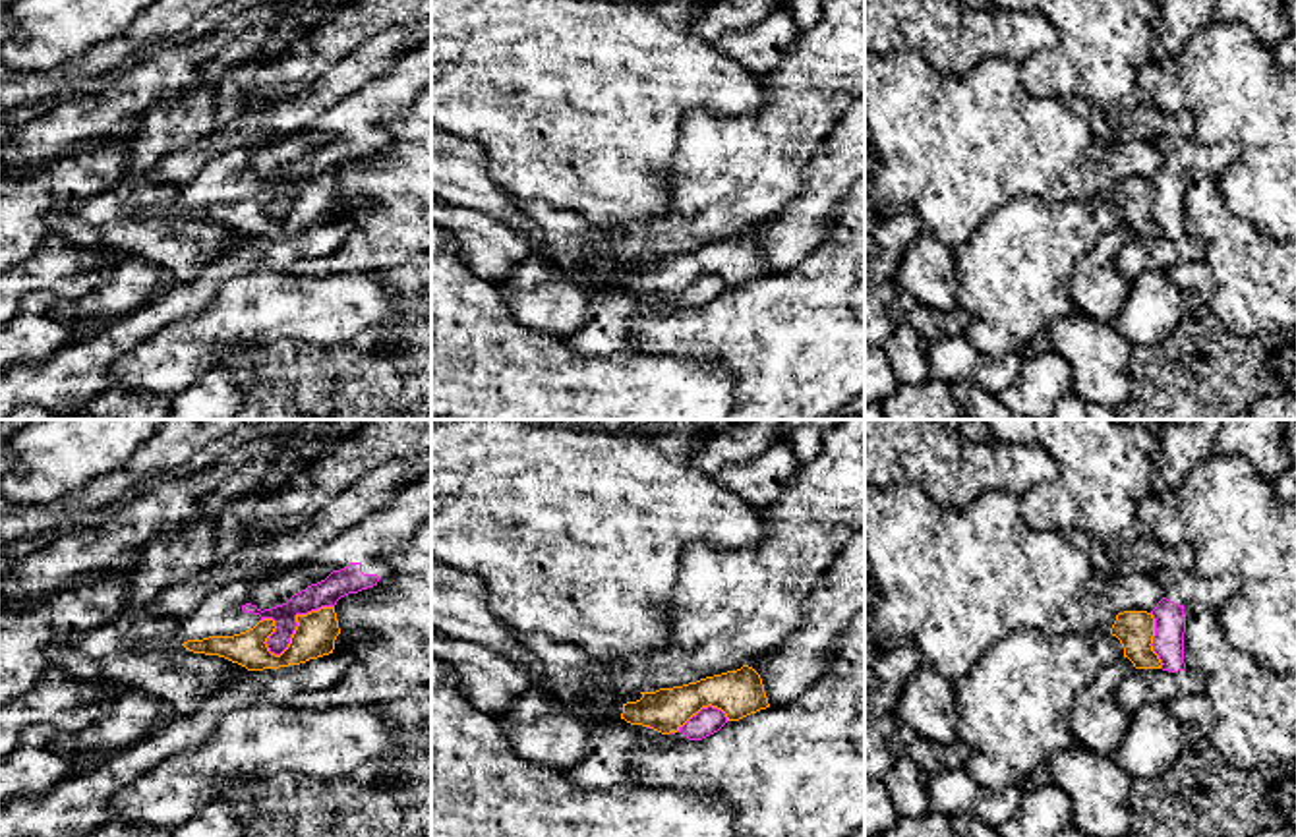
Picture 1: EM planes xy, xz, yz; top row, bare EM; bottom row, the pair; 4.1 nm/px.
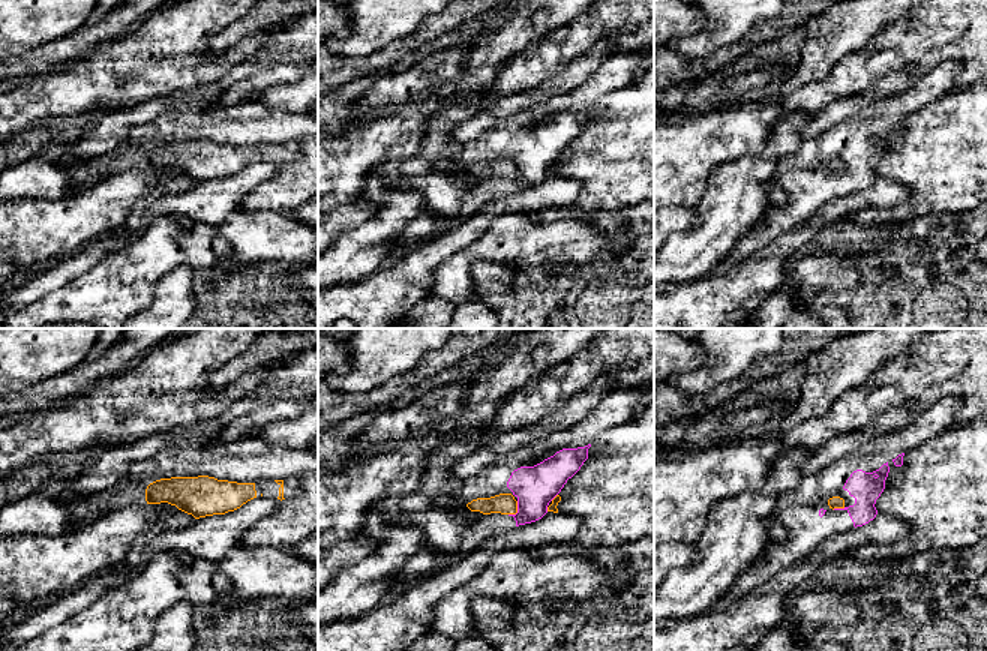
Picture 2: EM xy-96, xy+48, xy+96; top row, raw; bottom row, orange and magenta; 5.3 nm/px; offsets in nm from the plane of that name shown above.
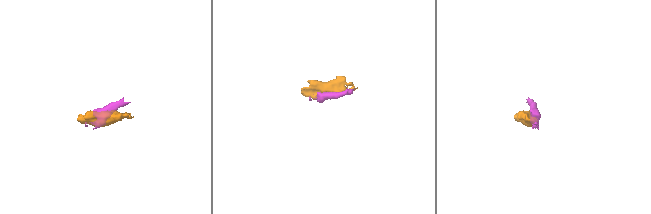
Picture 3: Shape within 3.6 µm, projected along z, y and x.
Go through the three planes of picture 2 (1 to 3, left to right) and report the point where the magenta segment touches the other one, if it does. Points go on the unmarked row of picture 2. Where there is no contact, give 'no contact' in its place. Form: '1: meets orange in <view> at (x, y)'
1: no contact
2: meets orange in xy+48 at (516, 174)
3: meets orange in xy+96 at (839, 171)

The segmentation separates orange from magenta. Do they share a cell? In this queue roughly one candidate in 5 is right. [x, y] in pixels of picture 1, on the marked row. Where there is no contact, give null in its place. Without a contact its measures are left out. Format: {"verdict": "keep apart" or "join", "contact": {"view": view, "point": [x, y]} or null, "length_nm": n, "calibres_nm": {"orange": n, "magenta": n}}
{"verdict": "keep apart", "contact": {"view": "xy", "point": [296, 621]}, "length_nm": 340, "calibres_nm": {"orange": 170, "magenta": 110}}

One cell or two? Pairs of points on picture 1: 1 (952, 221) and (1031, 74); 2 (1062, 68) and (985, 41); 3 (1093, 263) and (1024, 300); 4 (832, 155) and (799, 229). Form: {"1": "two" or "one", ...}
{"1": "two", "2": "two", "3": "two", "4": "one"}

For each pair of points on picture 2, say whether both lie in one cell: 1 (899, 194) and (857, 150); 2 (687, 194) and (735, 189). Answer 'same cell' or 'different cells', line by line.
1: different cells
2: different cells

